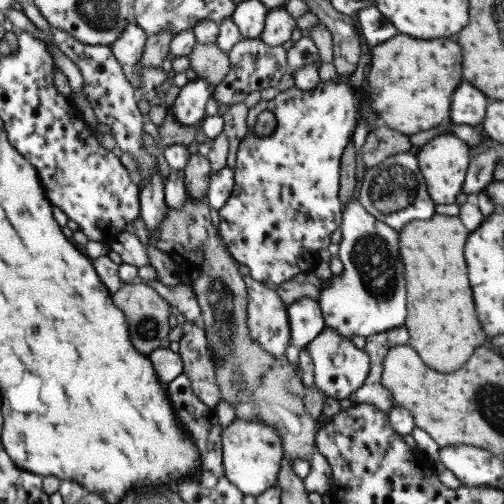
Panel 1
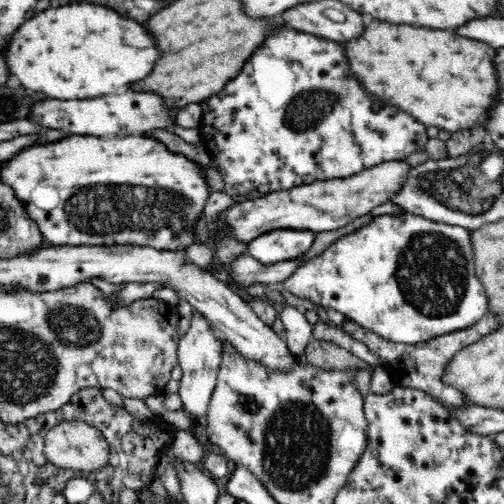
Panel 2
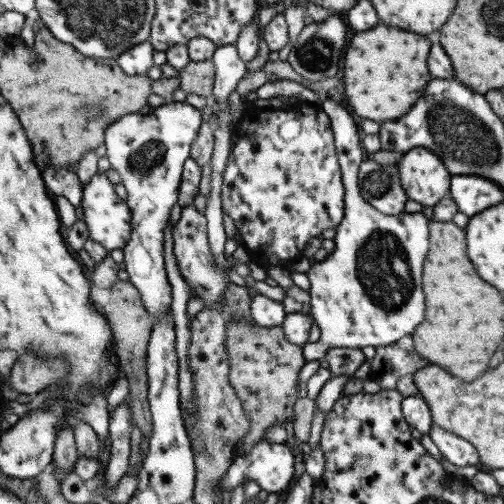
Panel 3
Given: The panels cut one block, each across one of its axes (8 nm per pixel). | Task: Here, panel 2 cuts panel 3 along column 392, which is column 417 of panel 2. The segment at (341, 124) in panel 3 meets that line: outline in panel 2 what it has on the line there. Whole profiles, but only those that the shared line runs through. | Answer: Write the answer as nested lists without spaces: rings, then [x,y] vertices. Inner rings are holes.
[[[400,212],[398,216],[390,216],[390,214],[382,214],[376,216],[368,226],[356,230],[354,234],[348,234],[340,240],[336,240],[332,246],[328,246],[320,256],[308,260],[306,264],[298,266],[294,270],[294,274],[282,284],[290,294],[302,298],[302,300],[310,300],[312,304],[320,304],[326,310],[334,308],[340,314],[344,314],[348,320],[358,322],[362,328],[372,330],[374,334],[378,334],[384,340],[396,342],[396,344],[420,344],[420,342],[430,342],[430,338],[438,338],[444,334],[452,334],[452,332],[460,332],[464,328],[474,326],[476,322],[480,322],[486,314],[488,314],[488,302],[486,302],[486,292],[480,284],[480,280],[474,274],[474,256],[472,256],[472,244],[470,244],[470,230],[464,230],[462,226],[450,226],[450,224],[442,224],[442,222],[432,222],[428,218],[420,218],[416,214],[404,214]]]

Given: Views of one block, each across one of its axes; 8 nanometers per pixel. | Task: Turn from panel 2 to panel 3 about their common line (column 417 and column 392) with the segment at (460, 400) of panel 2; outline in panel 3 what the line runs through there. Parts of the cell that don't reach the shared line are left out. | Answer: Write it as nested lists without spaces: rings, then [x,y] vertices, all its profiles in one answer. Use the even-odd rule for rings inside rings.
[[[405,336],[391,346],[375,348],[375,356],[369,362],[369,380],[379,382],[381,390],[397,390],[403,394],[403,398],[419,396],[419,386],[415,386],[413,374],[427,368],[429,362],[419,358],[411,346],[411,336]]]

